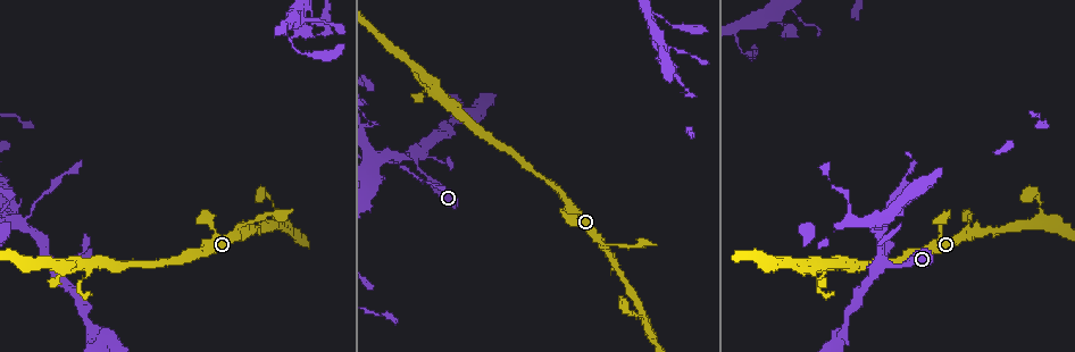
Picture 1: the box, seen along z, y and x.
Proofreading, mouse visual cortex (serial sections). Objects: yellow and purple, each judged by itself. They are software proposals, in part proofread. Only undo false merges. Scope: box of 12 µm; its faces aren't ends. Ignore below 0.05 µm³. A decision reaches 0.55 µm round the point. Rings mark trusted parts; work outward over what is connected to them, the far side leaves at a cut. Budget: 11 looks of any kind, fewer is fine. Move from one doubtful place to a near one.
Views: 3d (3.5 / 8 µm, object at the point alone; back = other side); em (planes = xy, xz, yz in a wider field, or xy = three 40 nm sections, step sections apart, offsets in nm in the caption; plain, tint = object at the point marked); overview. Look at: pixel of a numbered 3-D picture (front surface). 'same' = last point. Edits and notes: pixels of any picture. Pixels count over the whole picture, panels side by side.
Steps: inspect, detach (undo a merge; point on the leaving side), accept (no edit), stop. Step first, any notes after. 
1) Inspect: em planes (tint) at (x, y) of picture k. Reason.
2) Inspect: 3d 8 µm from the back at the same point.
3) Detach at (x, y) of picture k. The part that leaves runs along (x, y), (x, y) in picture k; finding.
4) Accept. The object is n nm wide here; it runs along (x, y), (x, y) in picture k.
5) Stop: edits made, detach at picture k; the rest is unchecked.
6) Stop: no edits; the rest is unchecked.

Inspect: 3d 3.5 µm from the back at (969, 224) of picture 1. Thick turns thin.

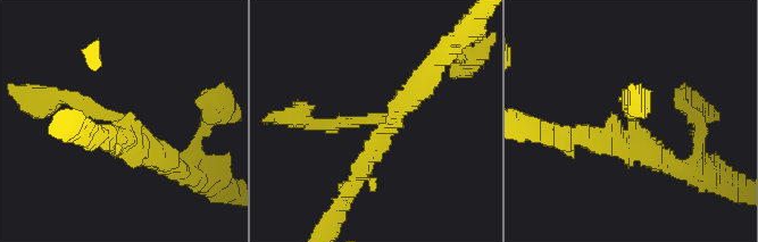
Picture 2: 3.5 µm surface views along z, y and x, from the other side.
Inspect: em planes (plain) at (382, 118) of picture 2. 3 arms meet here; the arms are 150, 250, 300 nm wide; shape alone is not enough.

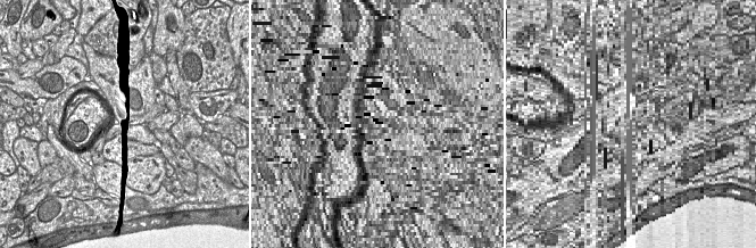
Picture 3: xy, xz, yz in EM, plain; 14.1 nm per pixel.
Inspect: em planes (tint) at the same point. Where the object lies.

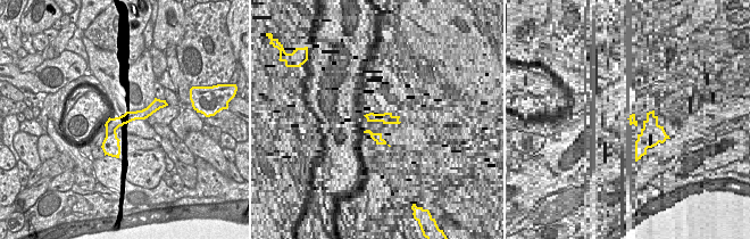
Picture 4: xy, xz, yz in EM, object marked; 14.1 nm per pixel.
Accept. The object is 180 nm wide here; it runs along (165, 163), (131, 120), (60, 97) in picture 2; all the same cell.

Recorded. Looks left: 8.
Inspect: 3d 3.5 µm at (644, 311) of picture 1. Branch point.

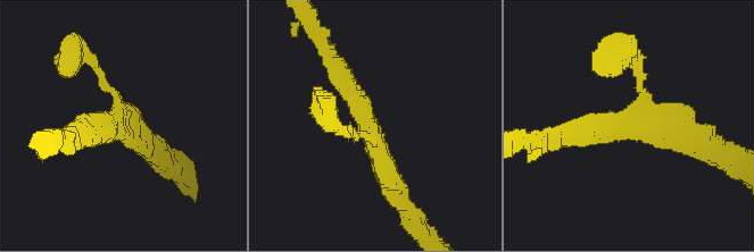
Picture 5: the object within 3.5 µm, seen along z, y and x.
Inspect: em planes (tint) at (115, 123) of picture 5. 3 arms meet here; the arms are 150, 250, 350 nm wide; need the tissue.

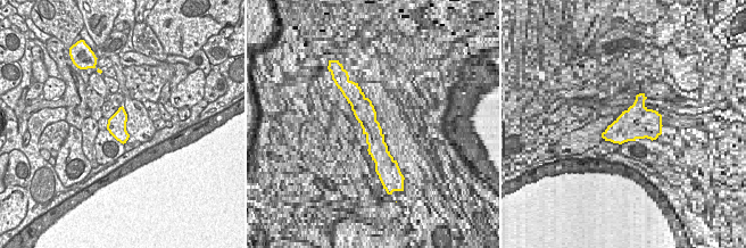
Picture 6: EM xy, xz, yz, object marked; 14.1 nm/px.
Accept. The object is 260 nm wide here; it runs along (338, 67), (397, 192) in picture 5; continuous, no second cell.

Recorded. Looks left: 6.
Inspect: em planes (tint) at (415, 162) of picture 1.

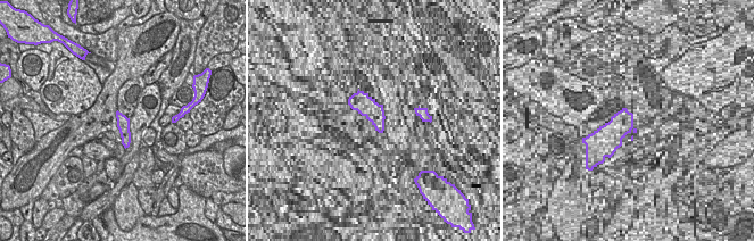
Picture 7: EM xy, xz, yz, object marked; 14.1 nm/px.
Inspect: 3d 3.5 µm at the same point. See where the arms go.

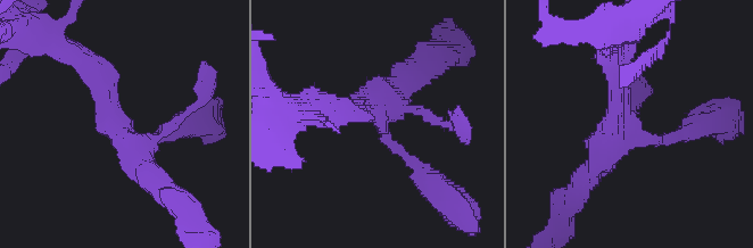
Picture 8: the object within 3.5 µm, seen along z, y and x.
Accept. It runs along (168, 135), (130, 139), (92, 68) in picture 8; continuous, no second cell.

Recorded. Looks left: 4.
Inspect: 3d 3.5 µm at (13, 220) of picture 1. Sharp bend.

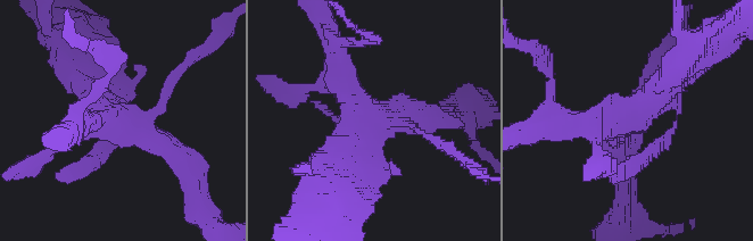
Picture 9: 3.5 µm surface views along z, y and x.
Inspect: em xy step 2 (plain) at (372, 118) of picture 9.

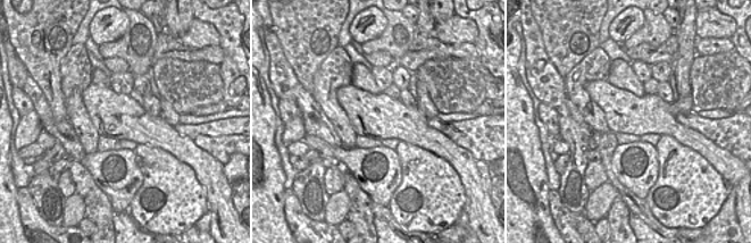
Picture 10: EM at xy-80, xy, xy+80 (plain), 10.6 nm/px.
Inspect: em xy step 2 (tint) at the same point.

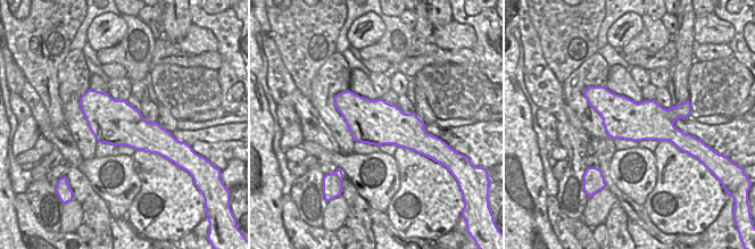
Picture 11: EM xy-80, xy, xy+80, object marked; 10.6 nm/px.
Accept. It runs along (181, 159), (118, 121), (83, 72) in picture 9; all the same cell.

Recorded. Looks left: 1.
Stop: no edits; the rest is unchecked.

